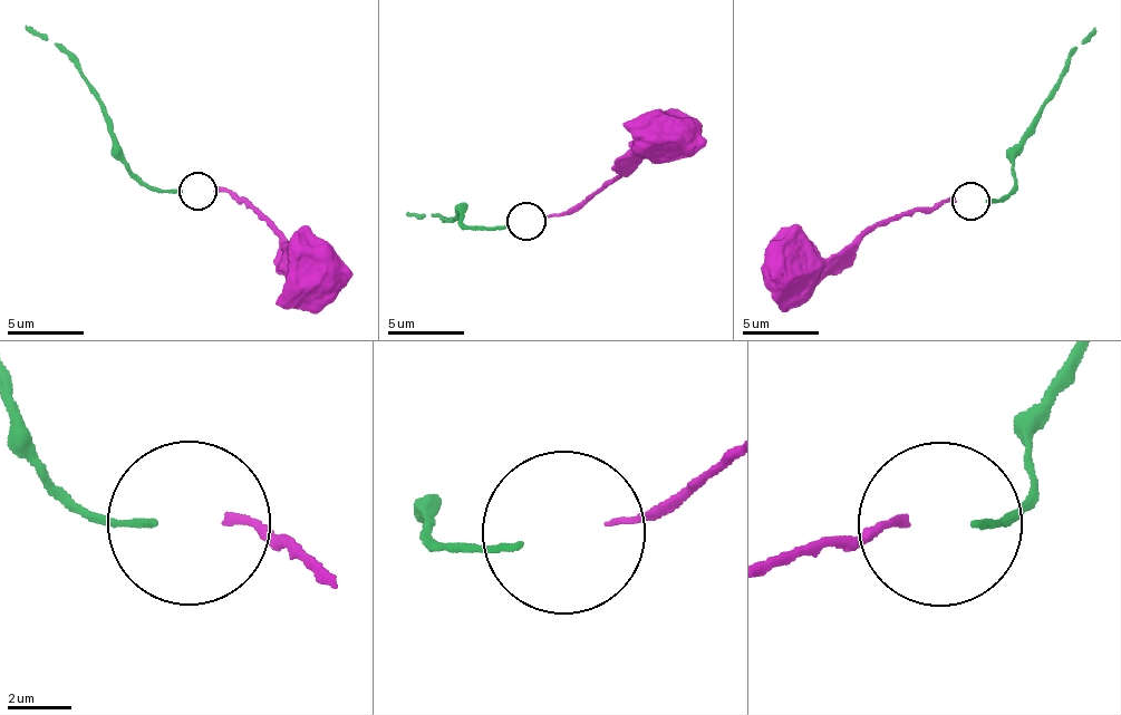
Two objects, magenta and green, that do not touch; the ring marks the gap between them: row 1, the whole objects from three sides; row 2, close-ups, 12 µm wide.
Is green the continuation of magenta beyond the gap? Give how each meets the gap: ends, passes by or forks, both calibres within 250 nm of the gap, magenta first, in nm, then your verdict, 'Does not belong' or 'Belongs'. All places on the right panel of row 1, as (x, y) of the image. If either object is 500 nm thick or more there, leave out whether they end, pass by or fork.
At the ring magenta ends. At the ring green ends. Thickness 200 nm (magenta) against 200 nm. Belongs

